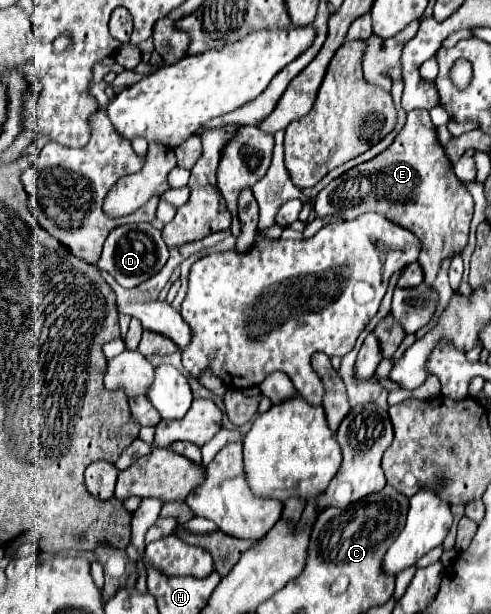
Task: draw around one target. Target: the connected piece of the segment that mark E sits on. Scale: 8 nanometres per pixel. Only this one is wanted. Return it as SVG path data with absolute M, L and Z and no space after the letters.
M409 111L403 131L387 151L349 169L331 181L315 199L317 217L335 215L351 221L367 211L375 211L393 223L407 227L417 239L421 239L419 263L425 271L425 283L433 283L445 257L461 253L467 245L473 197L455 177L453 165L437 139L429 111Z

